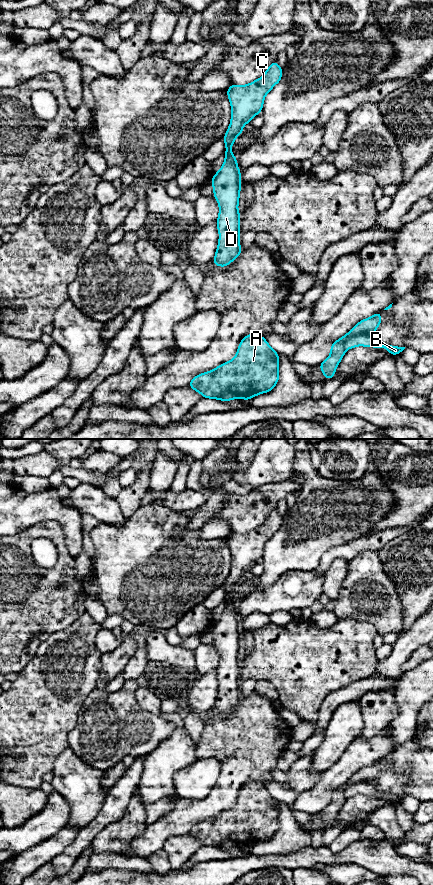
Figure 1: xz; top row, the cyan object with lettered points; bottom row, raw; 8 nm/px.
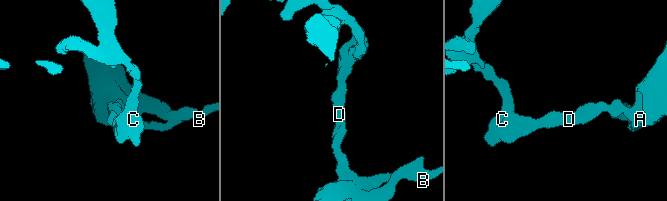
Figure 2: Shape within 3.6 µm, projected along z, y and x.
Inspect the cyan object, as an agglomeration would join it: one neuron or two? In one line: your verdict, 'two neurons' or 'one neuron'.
one neuron

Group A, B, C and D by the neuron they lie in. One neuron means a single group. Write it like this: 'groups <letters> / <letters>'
groups A B C D

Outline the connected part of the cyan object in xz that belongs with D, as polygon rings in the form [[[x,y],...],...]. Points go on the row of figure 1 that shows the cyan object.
[[[275,61],[259,79],[242,86],[231,84],[227,89],[232,111],[230,125],[223,138],[226,147],[225,160],[211,180],[214,198],[219,204],[216,223],[220,236],[213,264],[220,267],[228,266],[242,251],[239,241],[240,213],[238,211],[242,185],[241,172],[231,147],[243,132],[243,126],[261,113],[265,96],[281,81],[282,70]]]

